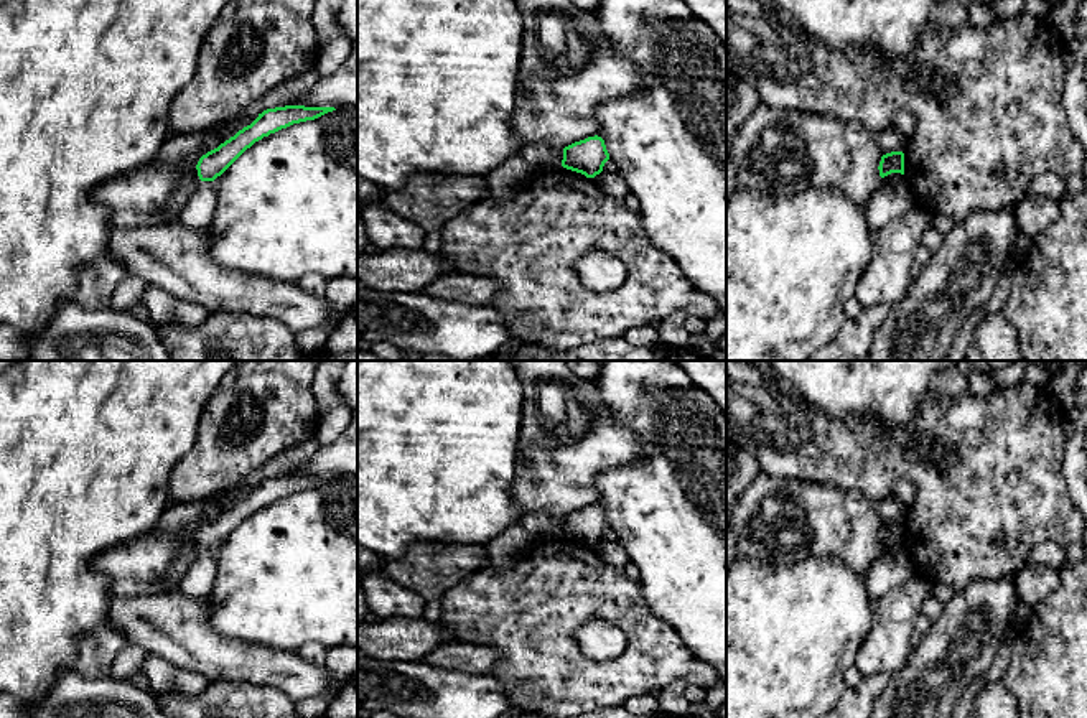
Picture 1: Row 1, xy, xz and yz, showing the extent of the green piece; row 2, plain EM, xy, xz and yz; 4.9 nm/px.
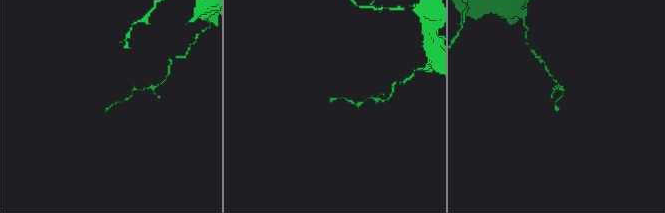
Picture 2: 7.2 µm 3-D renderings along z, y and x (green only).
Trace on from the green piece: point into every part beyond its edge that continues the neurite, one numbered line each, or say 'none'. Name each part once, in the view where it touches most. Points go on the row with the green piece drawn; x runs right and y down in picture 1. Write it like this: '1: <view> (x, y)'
none

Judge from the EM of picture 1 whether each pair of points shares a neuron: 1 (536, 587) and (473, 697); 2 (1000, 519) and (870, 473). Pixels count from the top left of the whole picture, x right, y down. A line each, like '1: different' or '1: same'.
1: different
2: same

